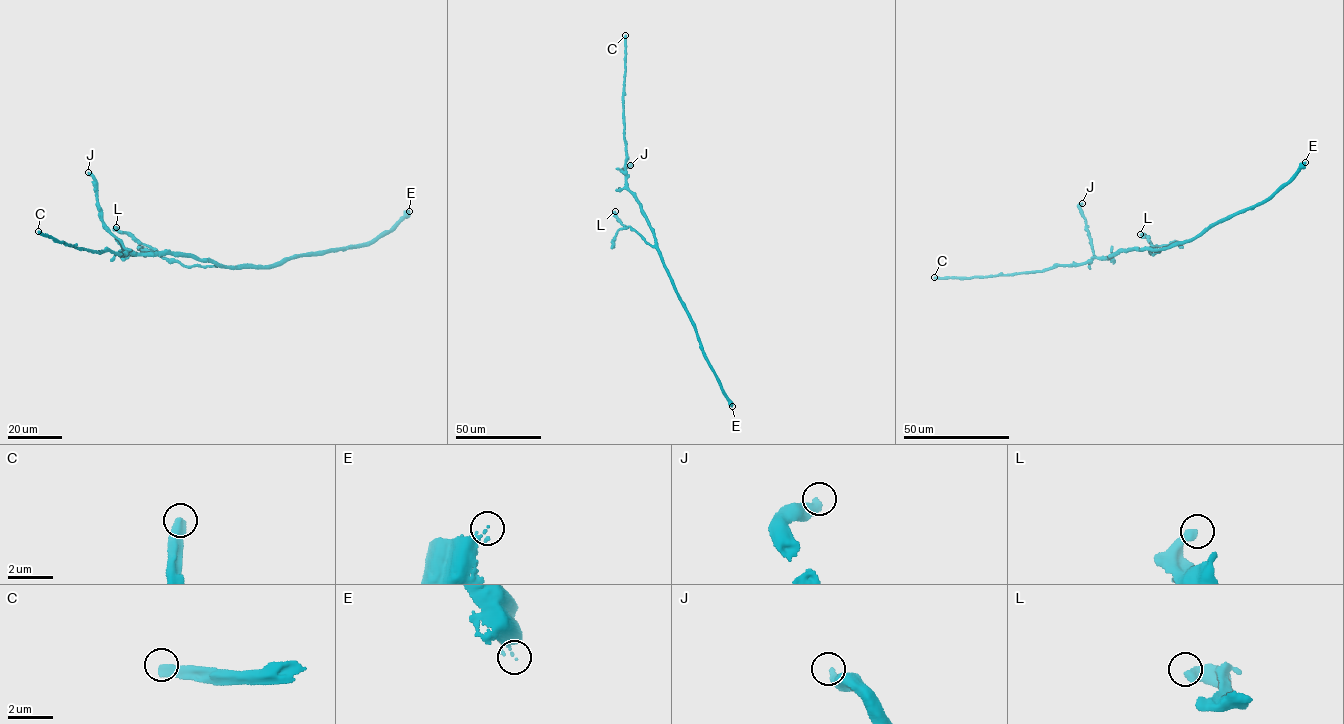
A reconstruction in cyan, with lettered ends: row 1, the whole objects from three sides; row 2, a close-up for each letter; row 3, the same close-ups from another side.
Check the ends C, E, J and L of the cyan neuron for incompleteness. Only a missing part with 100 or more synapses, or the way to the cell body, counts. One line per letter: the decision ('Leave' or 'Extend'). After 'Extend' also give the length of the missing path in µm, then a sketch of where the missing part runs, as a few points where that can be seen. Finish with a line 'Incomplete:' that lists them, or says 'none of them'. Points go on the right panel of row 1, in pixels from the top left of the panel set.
C: Extend. Missing length about 550 µm
E: Leave
J: Leave
L: Leave
Incomplete: C

